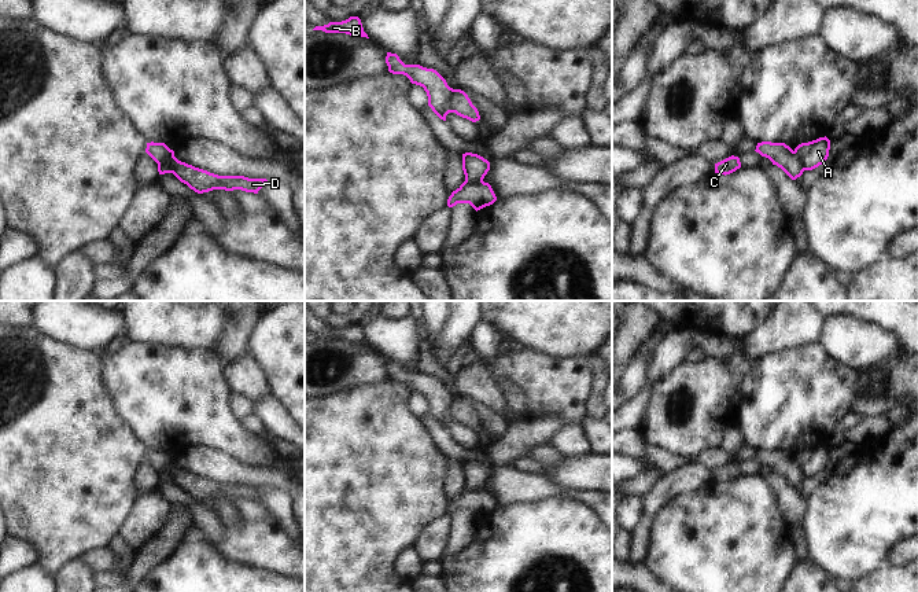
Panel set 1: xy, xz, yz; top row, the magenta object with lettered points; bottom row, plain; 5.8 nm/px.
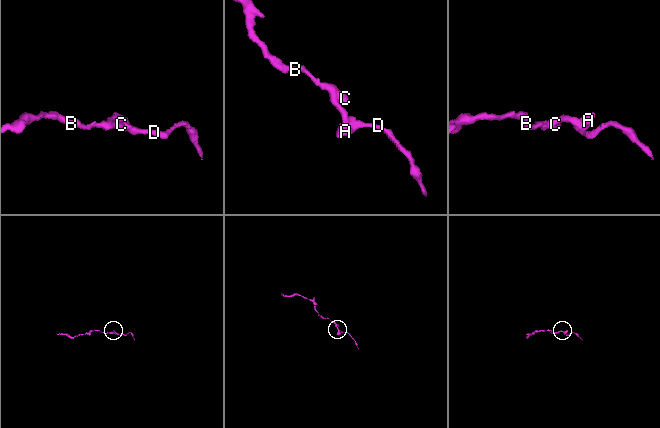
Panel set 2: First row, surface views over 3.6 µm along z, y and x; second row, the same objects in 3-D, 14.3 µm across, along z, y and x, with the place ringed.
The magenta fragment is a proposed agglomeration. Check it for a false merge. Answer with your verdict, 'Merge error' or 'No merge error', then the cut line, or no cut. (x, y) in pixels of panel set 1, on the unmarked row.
Merge error. Split along yz (793, 459), (804, 477)

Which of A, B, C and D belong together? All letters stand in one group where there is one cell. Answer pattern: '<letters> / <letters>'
A D / B C

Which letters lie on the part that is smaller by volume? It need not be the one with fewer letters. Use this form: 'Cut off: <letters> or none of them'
Cut off: A, D

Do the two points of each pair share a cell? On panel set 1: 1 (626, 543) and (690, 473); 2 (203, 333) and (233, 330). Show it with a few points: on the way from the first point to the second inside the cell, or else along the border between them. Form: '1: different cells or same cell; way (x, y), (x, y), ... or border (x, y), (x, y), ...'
1: different cells; border (633, 533), (629, 561)
2: different cells; border (227, 315), (224, 331), (209, 348)

